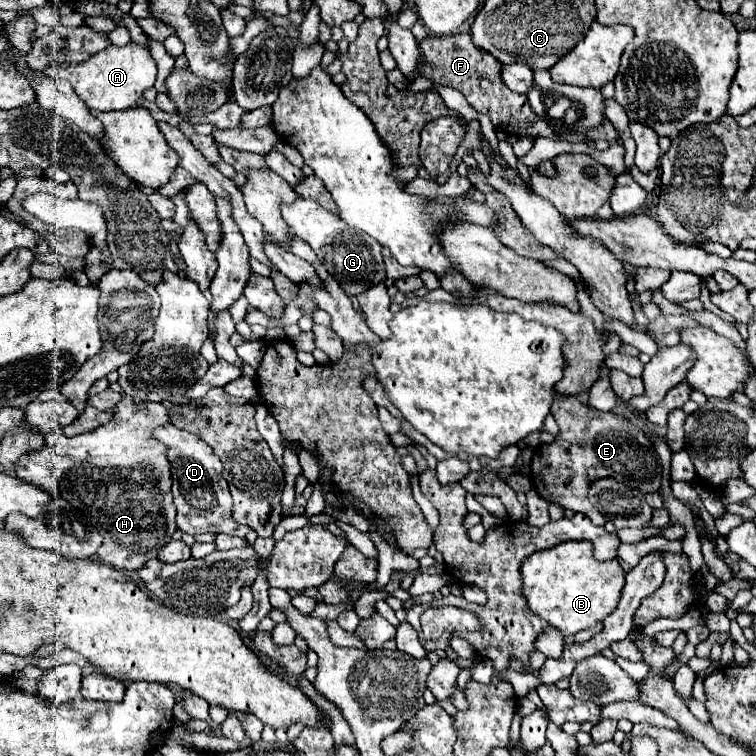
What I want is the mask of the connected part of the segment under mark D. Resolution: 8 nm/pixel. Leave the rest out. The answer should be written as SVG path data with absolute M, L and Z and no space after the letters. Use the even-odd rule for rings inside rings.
M165 423L157 427L153 431L153 439L159 439L163 445L167 445L167 459L171 463L171 475L173 475L171 487L173 487L173 503L177 509L177 519L175 519L177 529L189 535L197 535L197 533L237 535L249 541L249 545L253 545L257 537L256 533L241 531L243 527L233 521L229 487L227 487L227 481L221 479L223 465L215 457L213 449L197 435L177 429L173 423Z

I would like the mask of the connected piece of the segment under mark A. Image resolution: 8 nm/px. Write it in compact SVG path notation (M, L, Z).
M129 43L125 47L113 47L99 51L97 55L89 57L87 61L79 65L57 65L51 63L51 67L45 67L43 71L35 73L37 79L49 77L49 79L61 79L69 81L75 89L75 93L87 103L93 111L115 111L115 109L129 109L135 105L137 99L143 97L143 91L153 87L157 77L157 67L153 57L149 55L147 47L141 47L137 43Z

